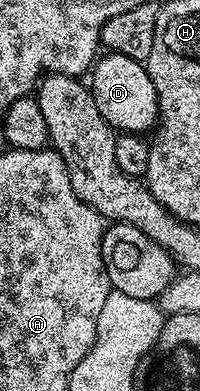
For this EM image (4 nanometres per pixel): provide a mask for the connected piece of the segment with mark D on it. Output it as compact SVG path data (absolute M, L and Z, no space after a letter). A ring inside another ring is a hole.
M107 52L95 60L89 77L90 94L96 99L96 107L100 110L100 115L104 115L104 119L110 124L111 129L119 134L146 135L157 126L156 87L152 87L152 79L143 62L128 59L128 55Z

